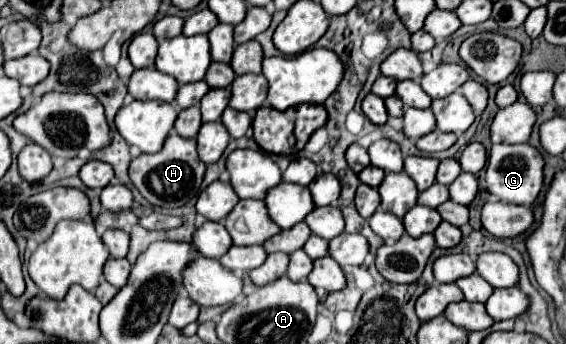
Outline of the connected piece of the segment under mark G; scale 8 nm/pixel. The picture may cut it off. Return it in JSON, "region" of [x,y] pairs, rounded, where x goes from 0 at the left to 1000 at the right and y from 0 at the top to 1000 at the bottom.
{"region":[[[871,419],[864,442],[864,465],[860,465],[857,523],[860,523],[860,552],[866,567],[857,593],[892,587],[892,593],[938,599],[959,547],[959,483],[963,483],[959,453],[938,419],[913,419],[913,424]]]}

